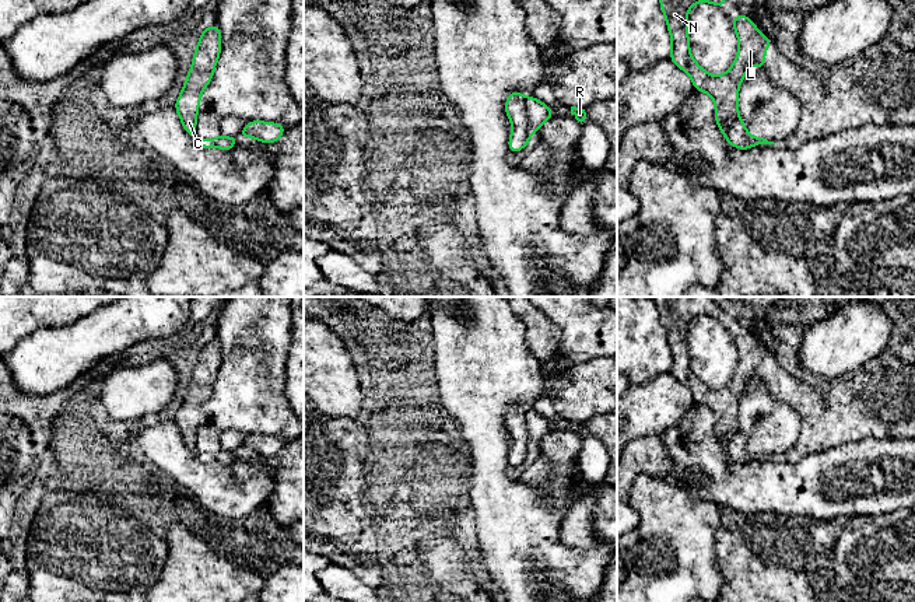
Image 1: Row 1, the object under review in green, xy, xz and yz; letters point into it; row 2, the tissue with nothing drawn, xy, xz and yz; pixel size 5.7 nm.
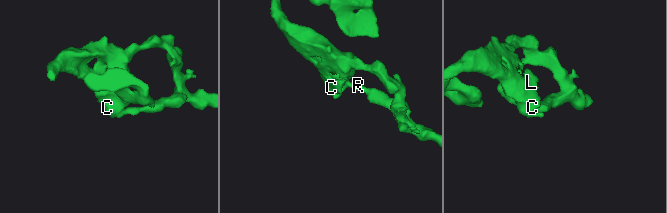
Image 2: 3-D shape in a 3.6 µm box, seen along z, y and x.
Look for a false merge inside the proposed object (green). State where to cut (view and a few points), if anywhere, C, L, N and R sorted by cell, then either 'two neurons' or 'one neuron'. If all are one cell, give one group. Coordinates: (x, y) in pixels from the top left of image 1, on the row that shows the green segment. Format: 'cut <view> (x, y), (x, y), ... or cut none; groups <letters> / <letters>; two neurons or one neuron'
cut xz (523, 98), (528, 129), (530, 132); groups C L N / R; two neurons

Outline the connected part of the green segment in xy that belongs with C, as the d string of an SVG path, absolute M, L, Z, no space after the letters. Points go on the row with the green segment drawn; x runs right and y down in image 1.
M214 22L201 31L199 43L193 52L192 67L187 71L182 92L178 97L173 108L176 109L185 132L194 143L208 150L215 146L214 139L199 139L196 134L196 120L199 113L199 102L201 101L203 90L211 83L215 64L221 53L221 31Z

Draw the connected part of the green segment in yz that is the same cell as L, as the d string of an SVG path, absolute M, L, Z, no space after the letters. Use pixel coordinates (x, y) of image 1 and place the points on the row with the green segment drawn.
M660 0L667 29L672 39L669 59L683 71L687 71L694 90L709 94L715 104L715 120L722 130L723 125L739 116L739 85L746 77L751 64L765 70L764 56L772 41L761 34L756 24L746 14L737 14L730 20L739 39L739 50L732 67L721 74L707 73L691 56L688 41L687 14L700 1L716 7L726 7L728 0Z

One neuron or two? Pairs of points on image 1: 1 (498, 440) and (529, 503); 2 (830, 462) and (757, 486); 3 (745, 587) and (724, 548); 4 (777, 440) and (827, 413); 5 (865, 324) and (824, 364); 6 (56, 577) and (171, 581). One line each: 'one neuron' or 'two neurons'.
1: one neuron
2: one neuron
3: one neuron
4: two neurons
5: one neuron
6: two neurons

